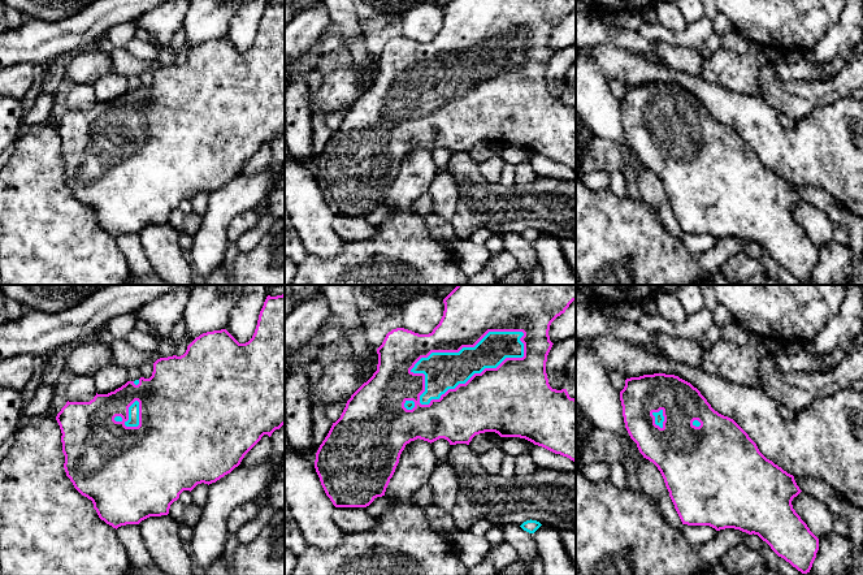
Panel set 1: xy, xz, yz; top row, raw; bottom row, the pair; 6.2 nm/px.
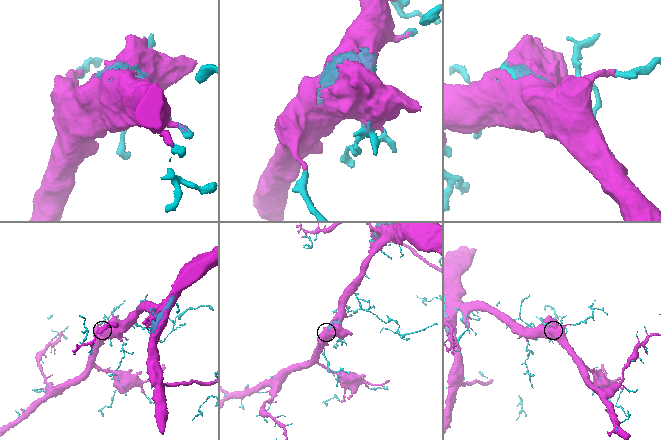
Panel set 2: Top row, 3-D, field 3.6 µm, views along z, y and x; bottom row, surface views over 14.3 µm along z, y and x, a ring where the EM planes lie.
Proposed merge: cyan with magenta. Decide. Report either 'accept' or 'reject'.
accept

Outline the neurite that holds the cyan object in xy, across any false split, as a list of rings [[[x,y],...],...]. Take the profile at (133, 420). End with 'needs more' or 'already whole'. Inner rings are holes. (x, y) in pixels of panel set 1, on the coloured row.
[[[285,294],[270,297],[268,295],[264,306],[260,311],[257,325],[255,329],[255,333],[252,338],[246,343],[239,343],[226,329],[221,330],[213,330],[207,332],[196,337],[188,346],[183,355],[177,356],[168,356],[168,358],[160,358],[153,363],[153,372],[149,379],[140,377],[135,381],[127,381],[121,388],[116,389],[114,392],[110,392],[108,394],[97,394],[90,401],[90,402],[66,402],[66,405],[61,408],[61,411],[57,414],[56,420],[61,429],[61,442],[62,442],[62,453],[65,455],[65,463],[64,468],[66,472],[66,476],[73,483],[74,488],[84,497],[92,501],[94,509],[96,510],[99,518],[104,520],[107,524],[112,526],[113,528],[118,528],[121,526],[126,524],[139,524],[142,520],[149,518],[149,516],[161,516],[168,515],[170,505],[179,498],[179,494],[183,490],[192,490],[198,484],[212,484],[224,477],[225,475],[230,474],[235,467],[238,467],[244,458],[244,455],[261,440],[264,435],[268,435],[269,437],[276,429],[279,429],[285,424]]]; needs more

